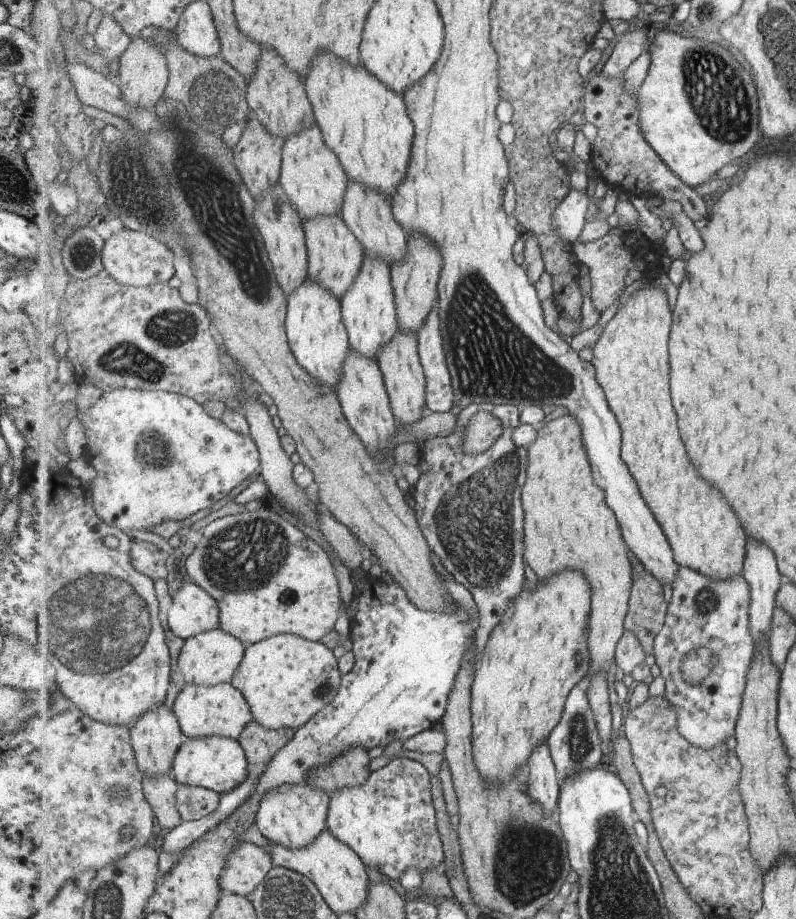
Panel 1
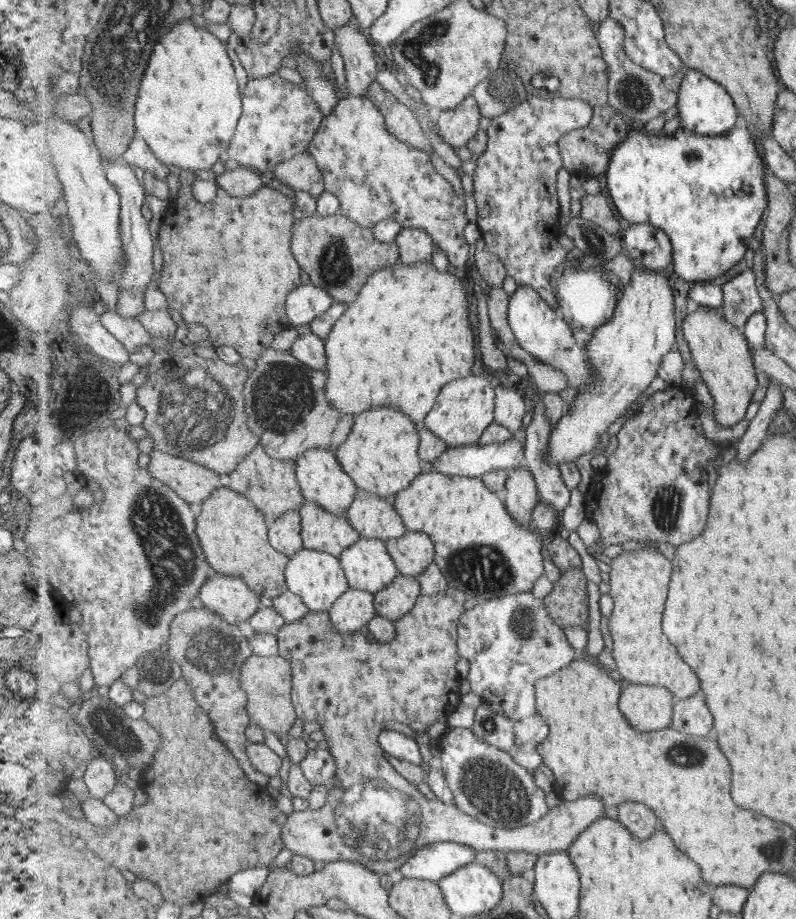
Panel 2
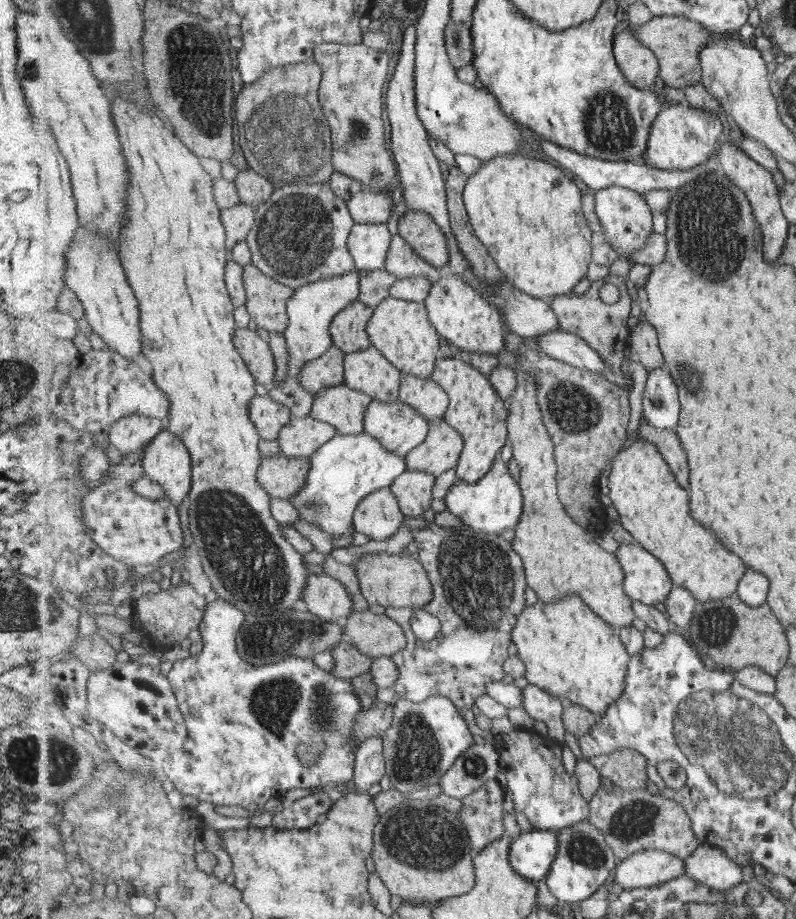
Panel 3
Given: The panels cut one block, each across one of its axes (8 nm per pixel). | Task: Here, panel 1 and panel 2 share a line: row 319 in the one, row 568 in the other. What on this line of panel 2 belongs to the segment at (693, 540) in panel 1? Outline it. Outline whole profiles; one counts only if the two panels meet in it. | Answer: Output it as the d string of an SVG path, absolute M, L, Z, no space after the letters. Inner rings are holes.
M651 548L623 551L612 559L609 594L614 598L614 610L610 619L613 640L613 658L617 663L617 675L627 683L666 687L677 700L695 696L701 690L697 674L683 662L677 648L669 642L661 628L663 610L669 594L669 582L673 564L663 552Z

